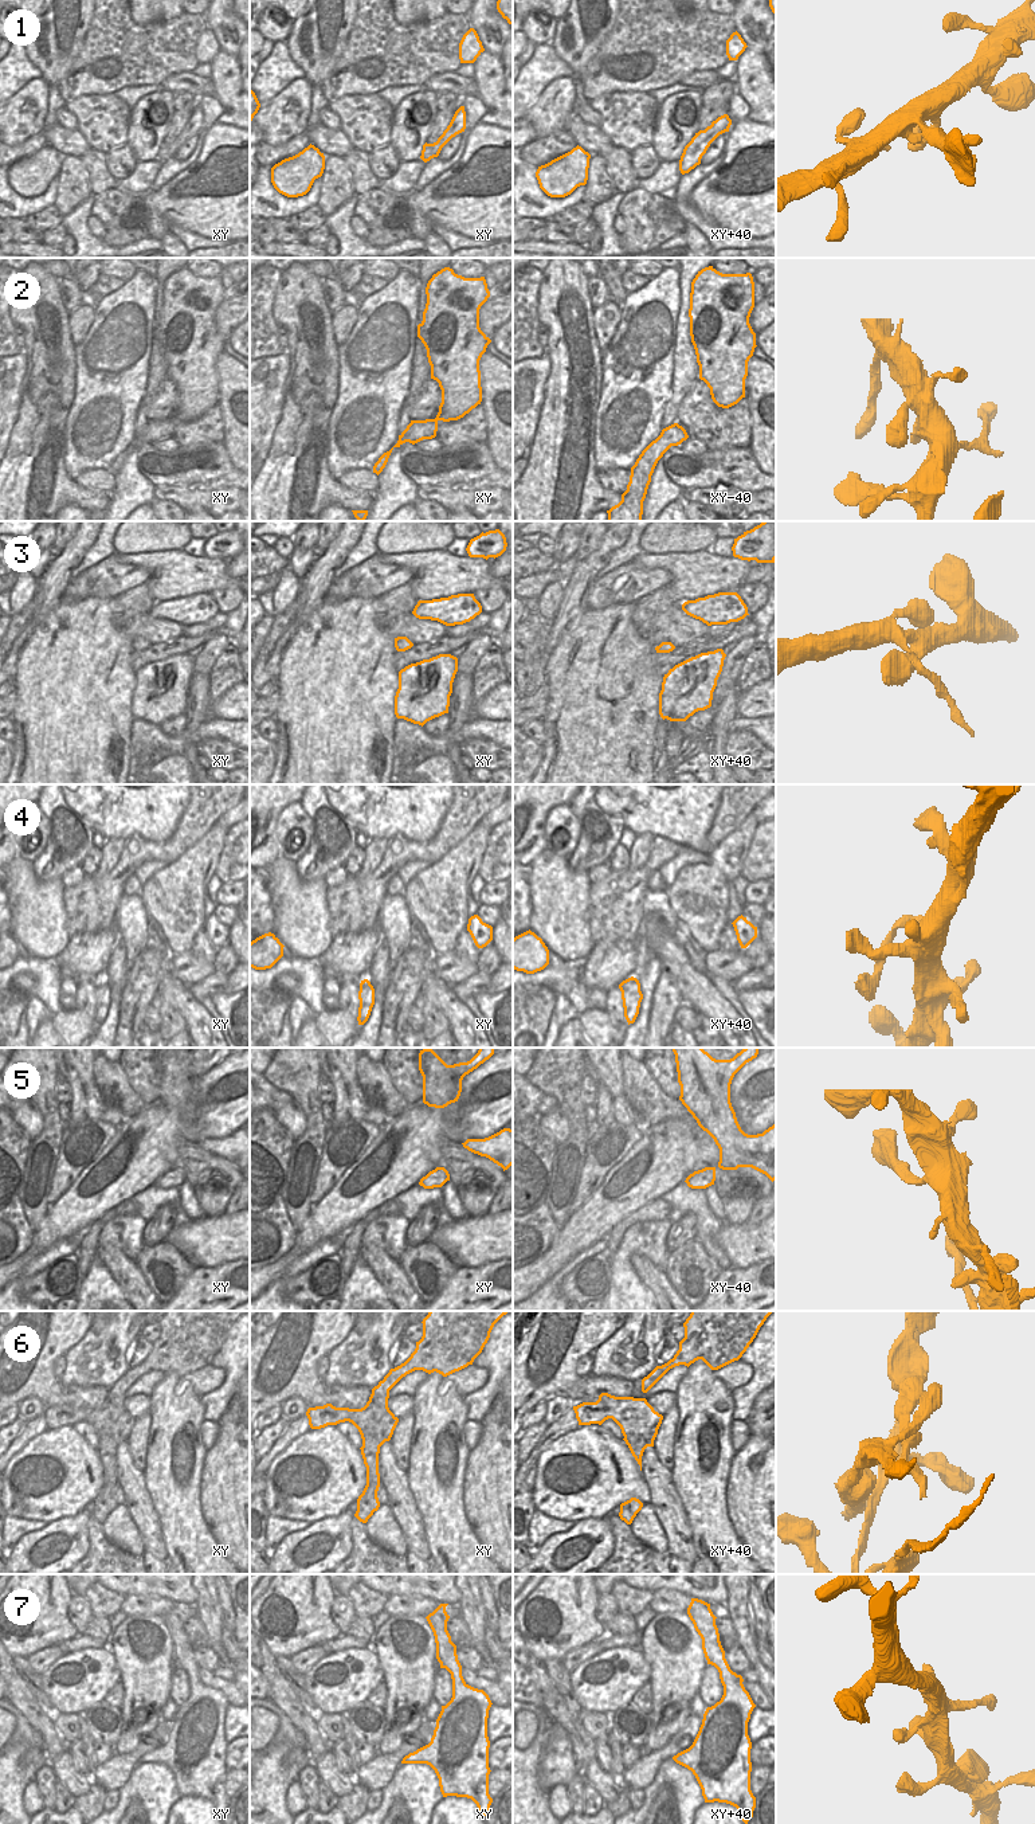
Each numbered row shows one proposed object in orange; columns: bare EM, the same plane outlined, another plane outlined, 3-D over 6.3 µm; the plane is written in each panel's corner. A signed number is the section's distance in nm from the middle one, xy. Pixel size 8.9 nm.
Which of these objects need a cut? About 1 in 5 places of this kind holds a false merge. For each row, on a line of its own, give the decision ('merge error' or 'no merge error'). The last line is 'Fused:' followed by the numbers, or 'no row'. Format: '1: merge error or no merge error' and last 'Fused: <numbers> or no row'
1: no merge error
2: no merge error
3: merge error
4: no merge error
5: no merge error
6: merge error
7: no merge error
Fused: 3, 6

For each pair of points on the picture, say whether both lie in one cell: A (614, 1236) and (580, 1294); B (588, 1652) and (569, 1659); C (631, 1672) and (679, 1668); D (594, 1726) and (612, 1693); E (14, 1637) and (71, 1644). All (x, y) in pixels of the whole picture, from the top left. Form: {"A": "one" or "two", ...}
{"A": "two", "B": "one", "C": "two", "D": "two", "E": "two"}

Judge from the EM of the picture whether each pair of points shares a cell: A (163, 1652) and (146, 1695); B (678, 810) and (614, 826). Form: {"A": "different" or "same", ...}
{"A": "same", "B": "different"}

